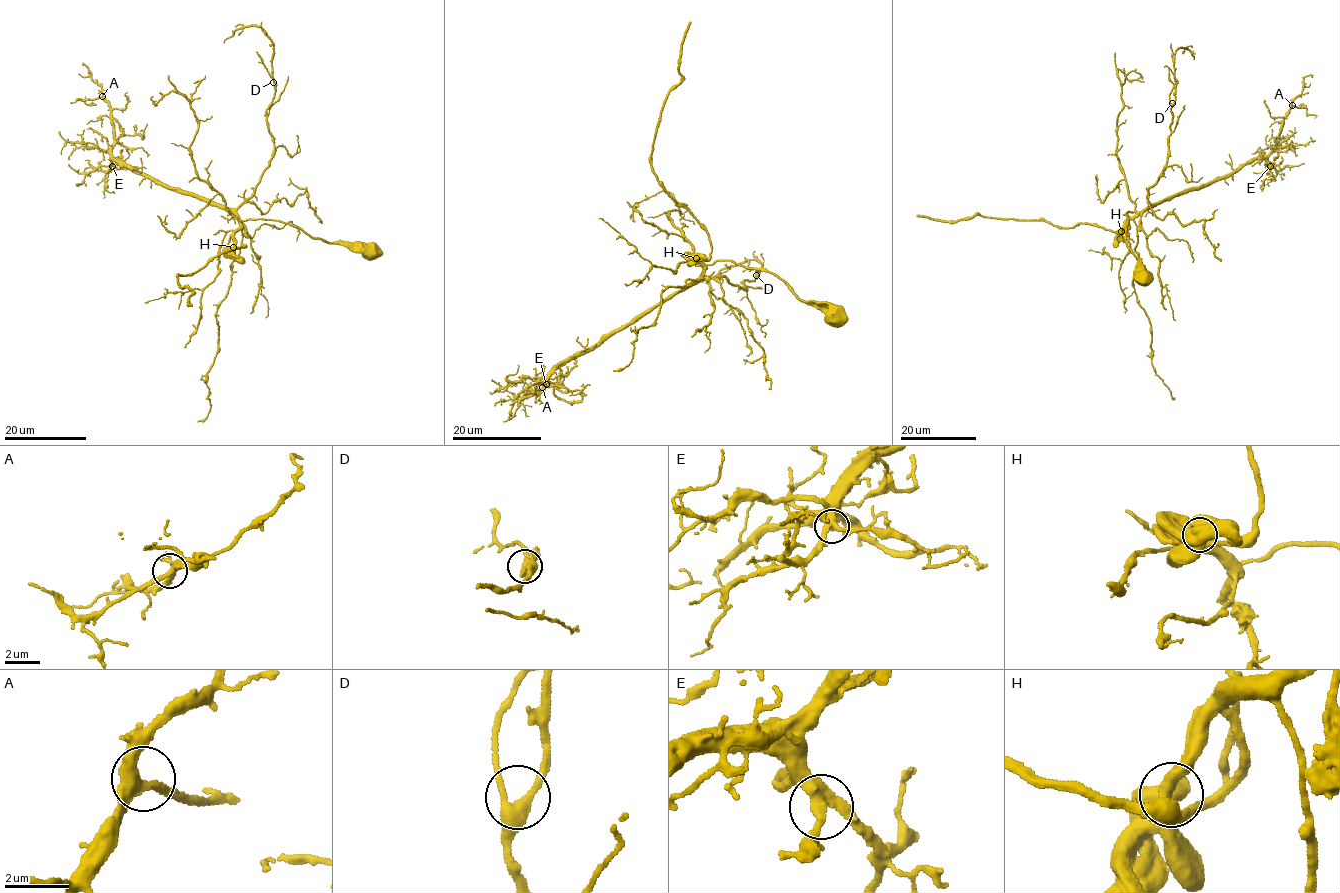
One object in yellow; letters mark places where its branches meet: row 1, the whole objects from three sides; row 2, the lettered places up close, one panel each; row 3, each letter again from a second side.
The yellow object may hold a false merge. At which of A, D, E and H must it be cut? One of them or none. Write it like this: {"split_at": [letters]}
{"split_at": []}

